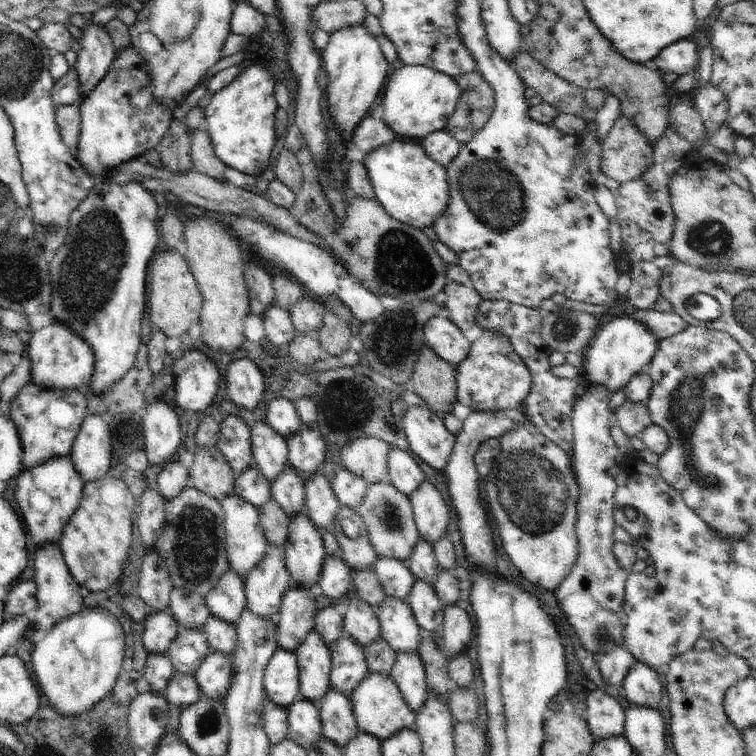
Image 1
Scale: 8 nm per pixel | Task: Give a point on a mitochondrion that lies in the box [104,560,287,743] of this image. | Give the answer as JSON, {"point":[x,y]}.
{"point":[208,722]}

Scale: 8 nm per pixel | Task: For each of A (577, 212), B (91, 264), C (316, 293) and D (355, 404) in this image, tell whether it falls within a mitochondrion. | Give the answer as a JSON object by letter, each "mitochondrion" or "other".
{"A":"other","B":"mitochondrion","C":"other","D":"mitochondrion"}

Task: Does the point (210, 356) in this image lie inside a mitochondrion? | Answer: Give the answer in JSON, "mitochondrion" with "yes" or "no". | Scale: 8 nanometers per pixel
{"mitochondrion":"no"}

